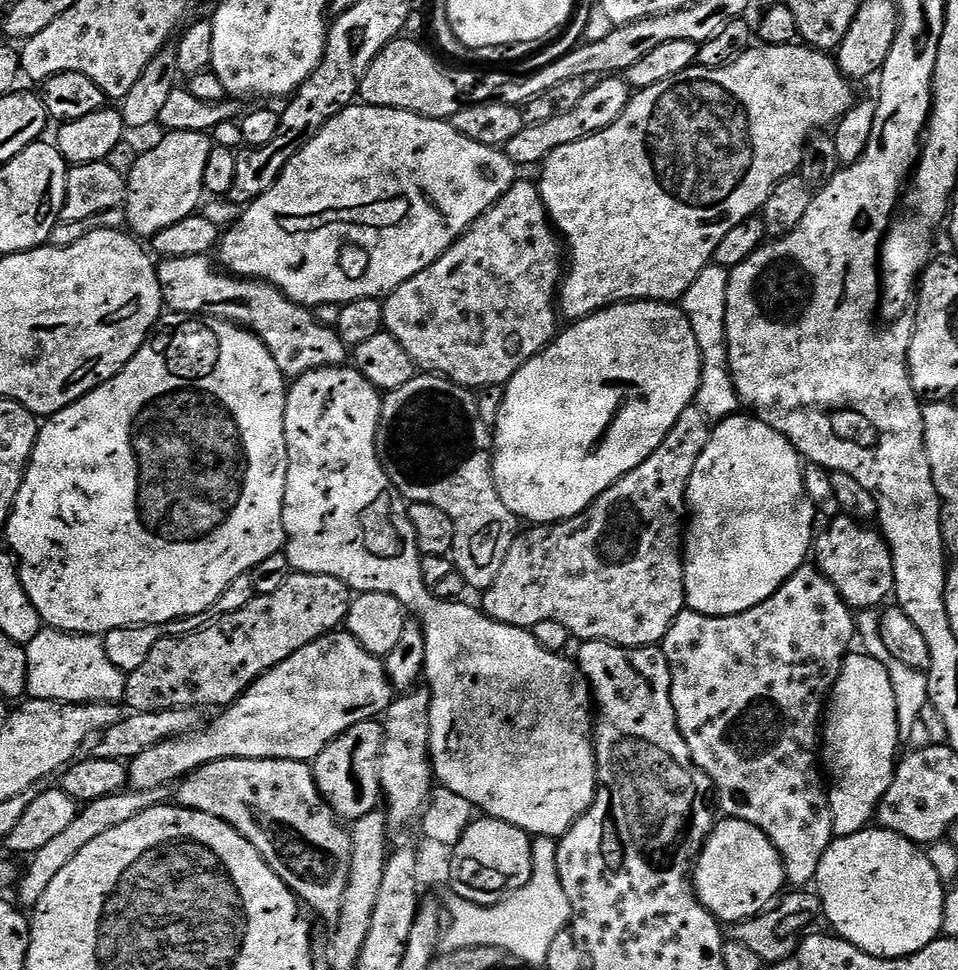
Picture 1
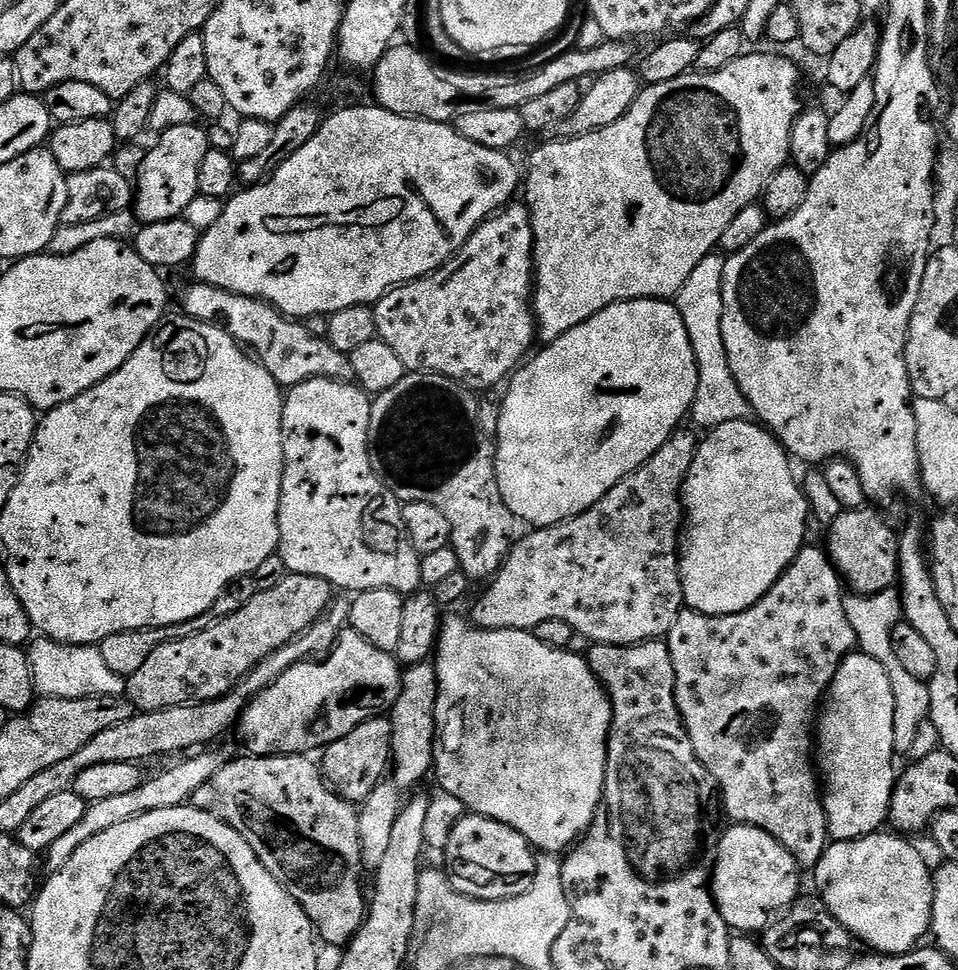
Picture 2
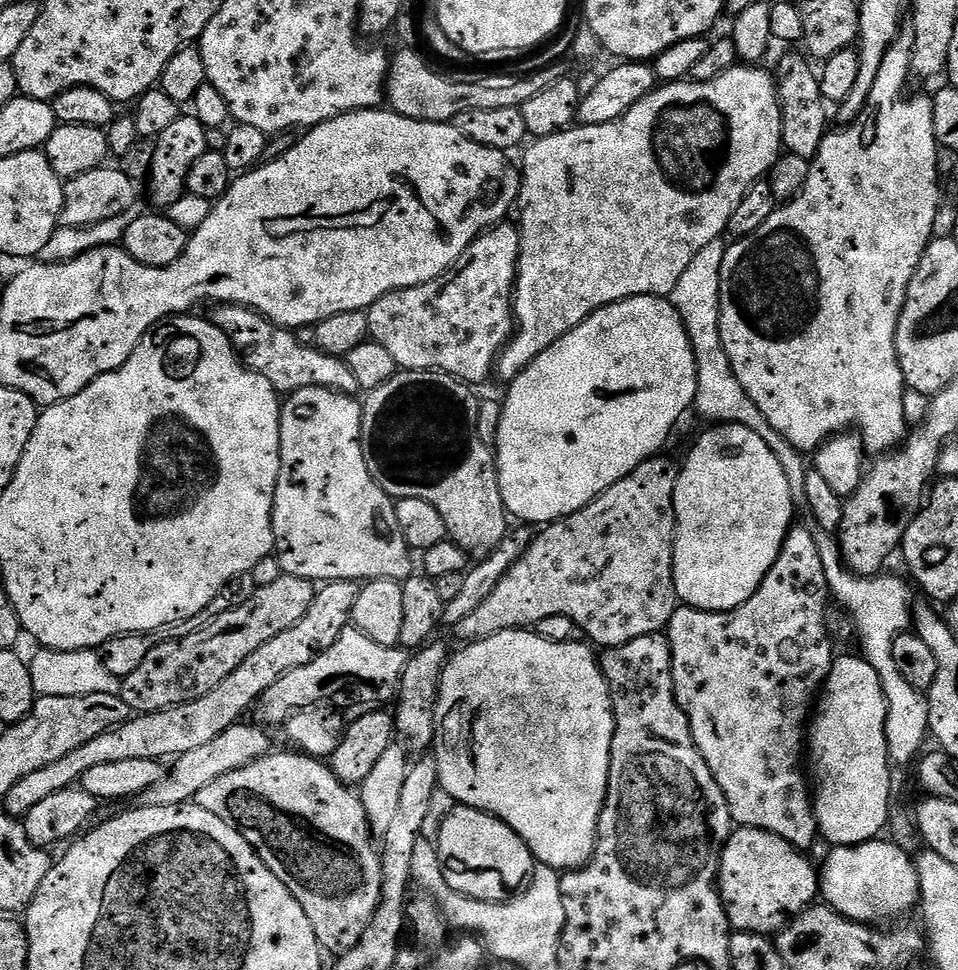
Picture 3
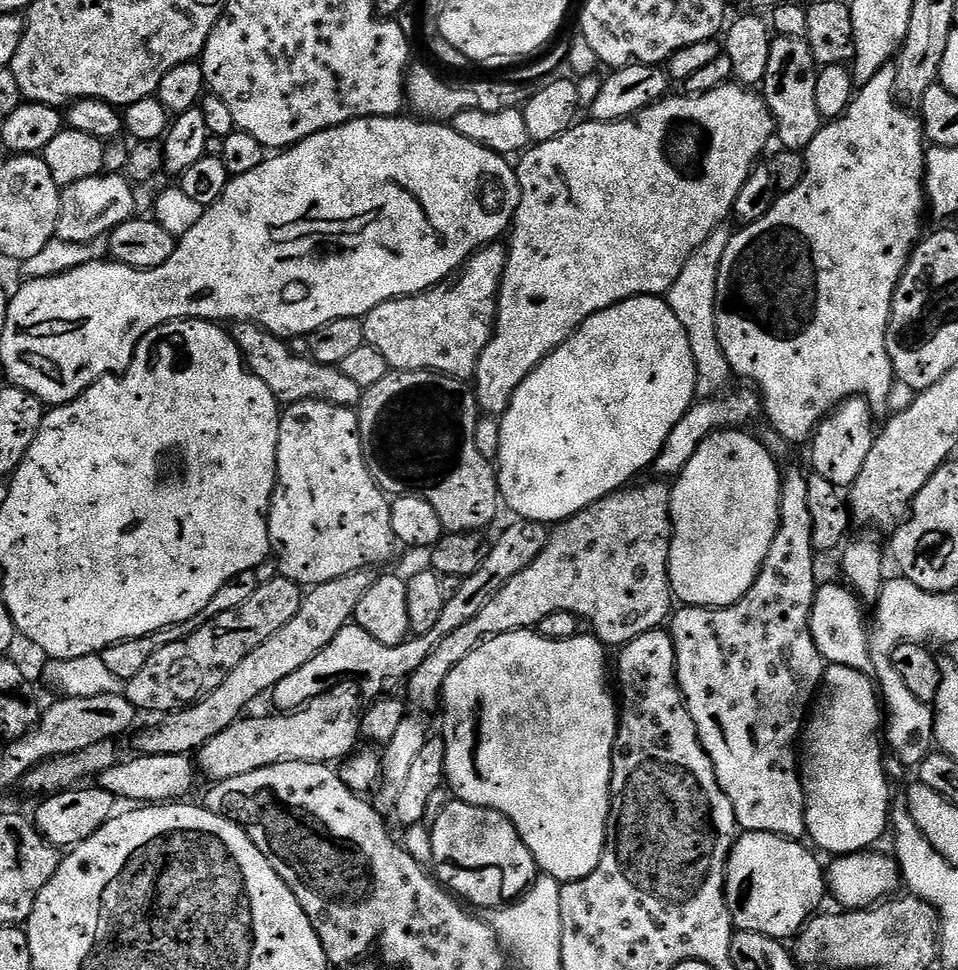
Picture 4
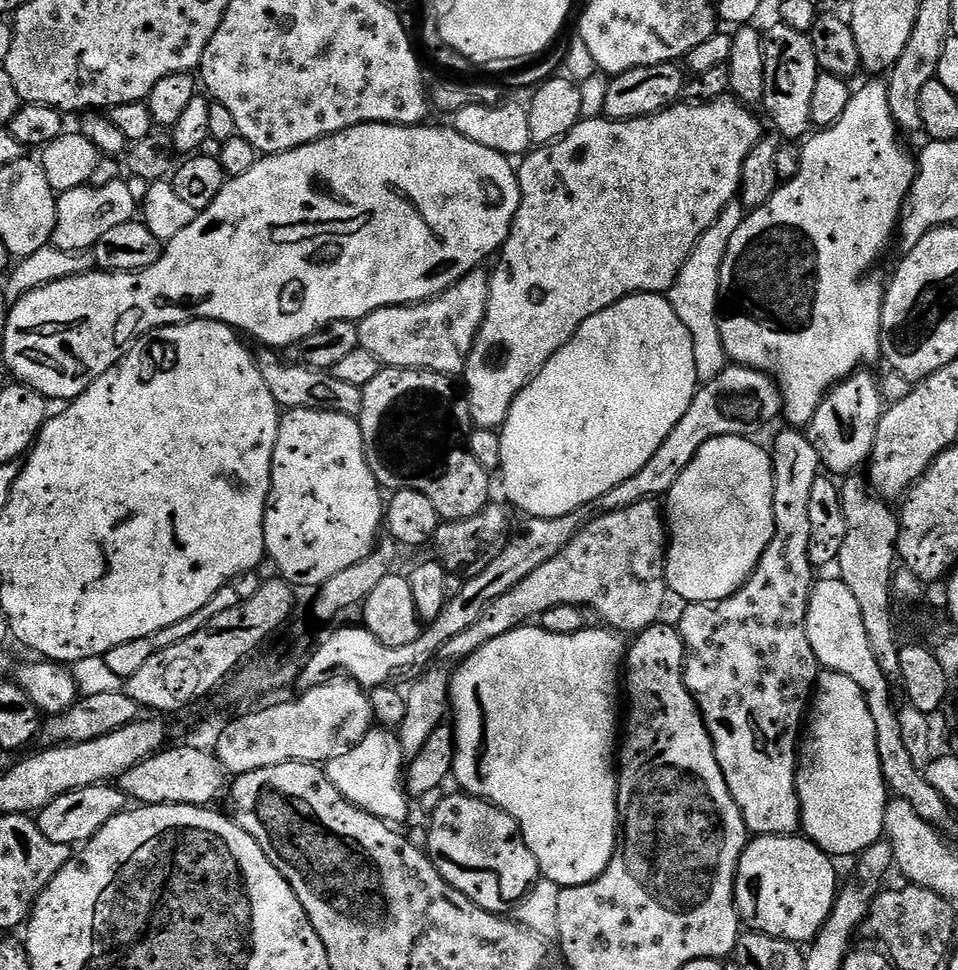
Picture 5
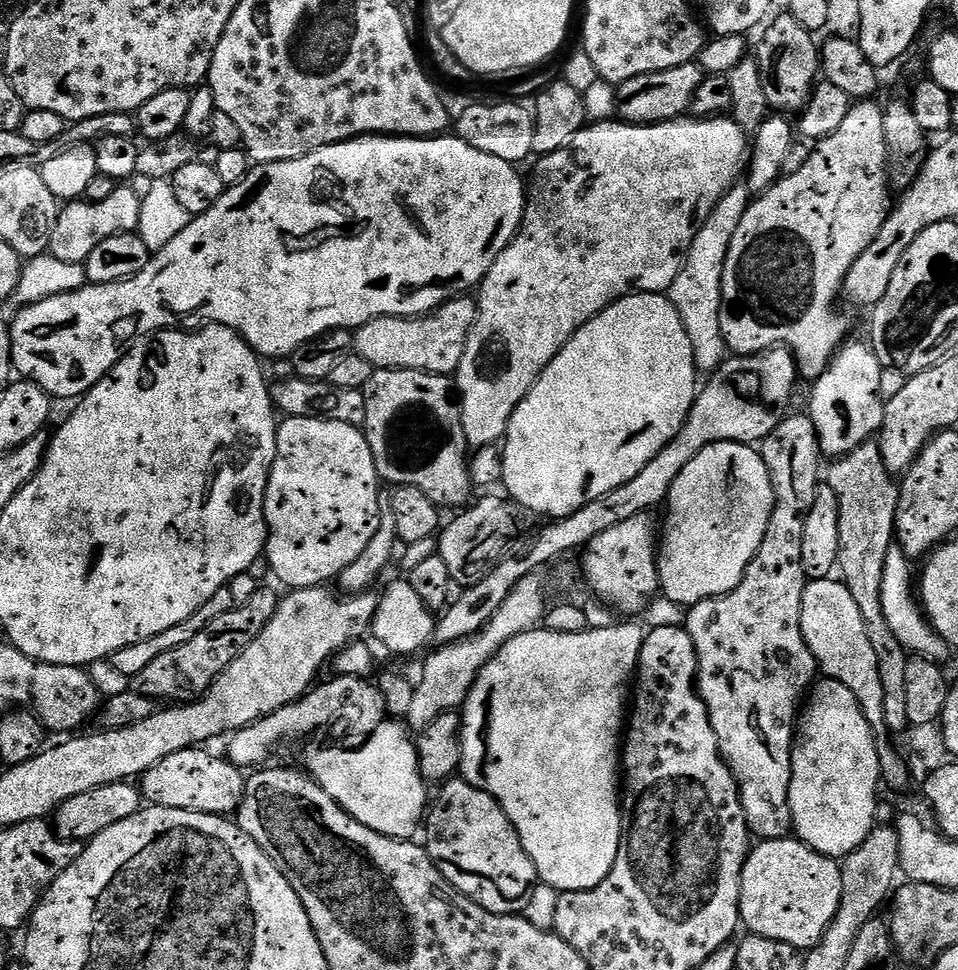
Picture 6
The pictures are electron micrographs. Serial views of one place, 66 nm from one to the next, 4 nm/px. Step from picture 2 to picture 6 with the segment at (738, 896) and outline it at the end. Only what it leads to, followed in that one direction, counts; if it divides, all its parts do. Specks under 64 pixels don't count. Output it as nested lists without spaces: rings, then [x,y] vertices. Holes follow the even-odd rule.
[[[766,840],[749,851],[740,879],[740,919],[751,935],[807,950],[826,934],[841,902],[840,864],[809,848],[803,840]]]

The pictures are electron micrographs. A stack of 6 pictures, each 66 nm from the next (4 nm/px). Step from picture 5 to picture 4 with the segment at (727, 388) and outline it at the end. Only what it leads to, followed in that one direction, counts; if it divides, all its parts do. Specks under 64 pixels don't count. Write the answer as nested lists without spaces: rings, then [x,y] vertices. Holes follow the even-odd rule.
[[[752,386],[740,387],[744,388],[738,389],[737,392],[729,391],[727,394],[721,394],[715,398],[704,398],[693,403],[686,415],[678,422],[678,426],[674,426],[674,430],[666,438],[666,442],[658,454],[654,465],[657,477],[675,478],[679,476],[681,470],[686,466],[686,462],[690,462],[690,458],[694,458],[698,446],[707,436],[721,430],[743,429],[748,426],[744,424],[750,423],[756,415],[758,417],[761,415],[762,401],[759,392]]]

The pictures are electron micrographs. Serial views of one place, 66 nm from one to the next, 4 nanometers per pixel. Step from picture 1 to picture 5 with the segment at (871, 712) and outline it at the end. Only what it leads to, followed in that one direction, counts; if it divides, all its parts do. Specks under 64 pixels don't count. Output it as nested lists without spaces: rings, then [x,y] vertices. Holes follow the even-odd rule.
[[[820,674],[816,677],[814,695],[806,713],[806,727],[798,744],[796,793],[800,799],[803,835],[829,856],[856,858],[871,844],[881,843],[885,835],[884,815],[890,793],[882,778],[882,766],[878,762],[878,738],[874,718],[870,718],[864,695],[850,678],[835,674]]]

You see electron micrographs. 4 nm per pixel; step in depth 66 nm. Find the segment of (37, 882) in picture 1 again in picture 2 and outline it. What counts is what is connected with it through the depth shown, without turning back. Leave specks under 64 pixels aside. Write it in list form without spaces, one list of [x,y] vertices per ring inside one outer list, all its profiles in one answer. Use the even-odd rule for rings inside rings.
[[[200,750],[191,758],[181,759],[184,760],[181,764],[166,769],[161,776],[156,776],[153,780],[152,777],[145,779],[144,783],[138,786],[138,790],[130,790],[128,793],[118,794],[114,798],[91,801],[85,807],[82,818],[48,848],[46,859],[48,859],[49,869],[55,870],[66,866],[66,862],[70,862],[70,858],[74,854],[74,850],[78,850],[78,846],[90,842],[90,838],[102,834],[102,830],[110,830],[110,826],[118,826],[118,822],[126,822],[130,818],[138,818],[142,814],[154,810],[170,810],[187,805],[191,801],[192,795],[198,790],[198,786],[210,782],[210,778],[214,778],[214,774],[218,774],[220,767],[228,763],[230,759],[229,753],[212,751],[216,750]]]

